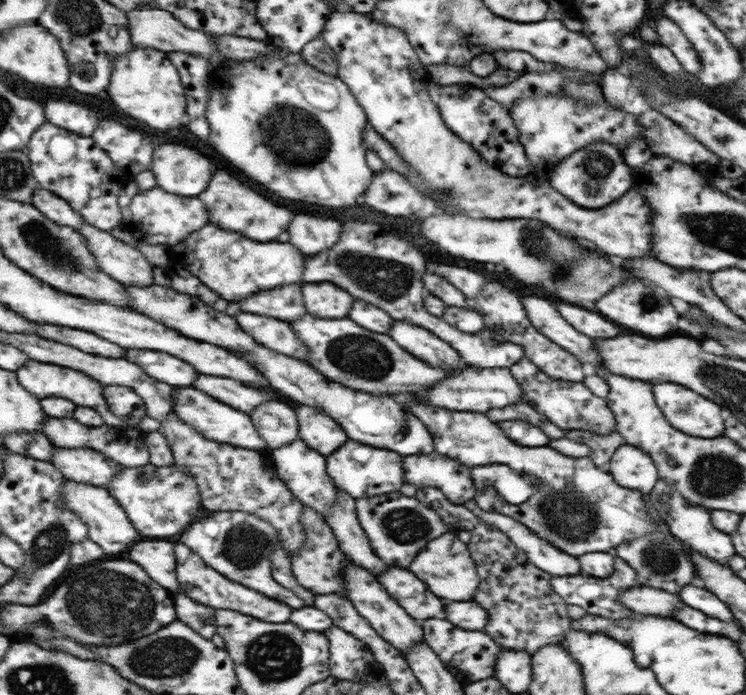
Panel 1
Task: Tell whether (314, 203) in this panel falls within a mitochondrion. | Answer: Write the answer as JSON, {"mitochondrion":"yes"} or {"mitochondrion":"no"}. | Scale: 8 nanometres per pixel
{"mitochondrion":"no"}

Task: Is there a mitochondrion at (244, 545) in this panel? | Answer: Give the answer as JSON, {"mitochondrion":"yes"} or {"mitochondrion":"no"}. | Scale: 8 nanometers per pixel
{"mitochondrion":"yes"}

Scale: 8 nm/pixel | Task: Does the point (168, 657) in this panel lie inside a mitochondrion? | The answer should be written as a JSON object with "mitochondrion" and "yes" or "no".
{"mitochondrion":"yes"}

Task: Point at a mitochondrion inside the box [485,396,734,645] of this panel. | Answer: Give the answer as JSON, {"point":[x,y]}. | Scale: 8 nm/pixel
{"point":[570,516]}

